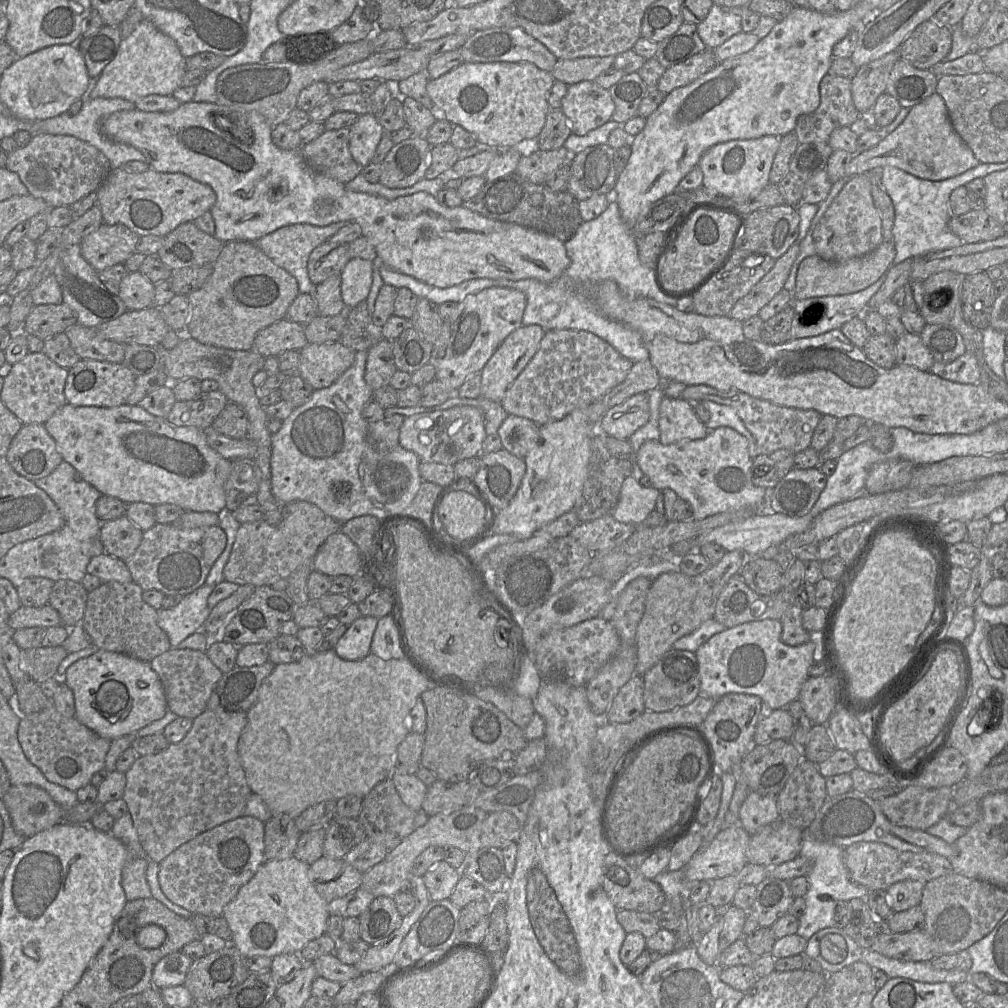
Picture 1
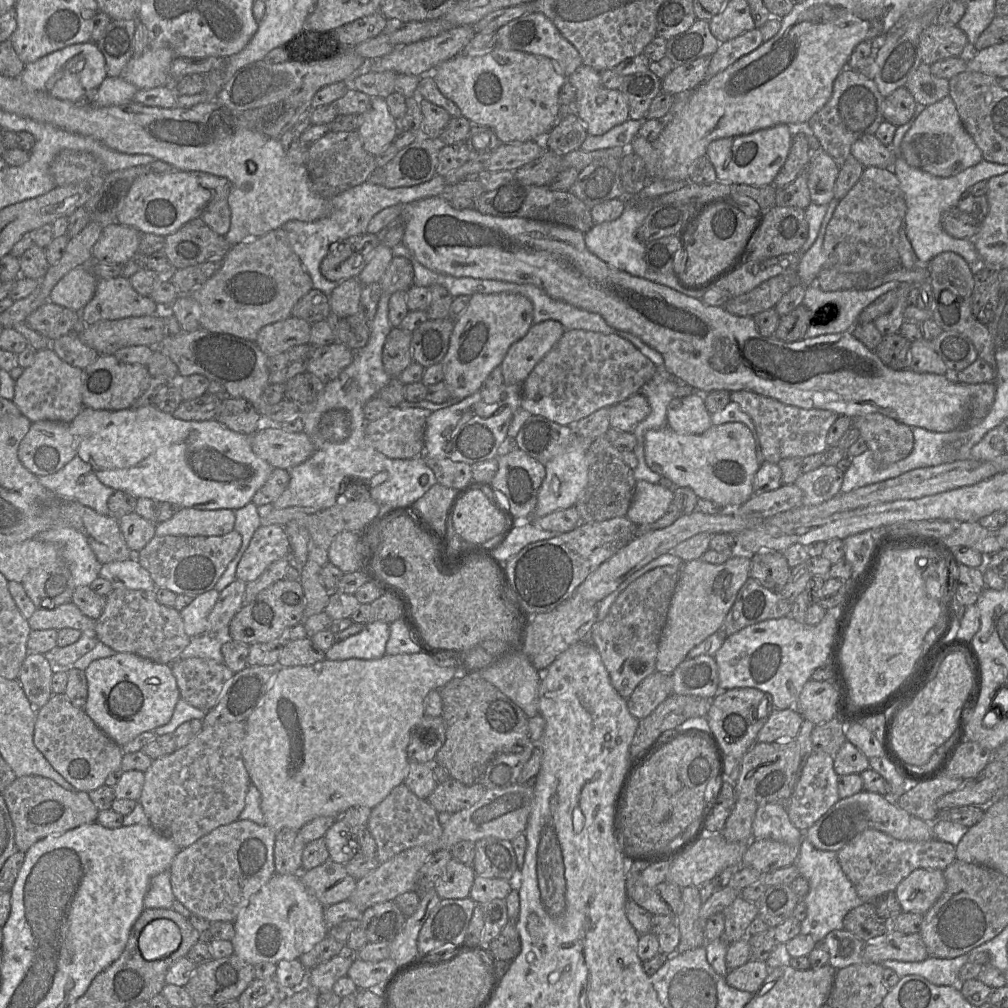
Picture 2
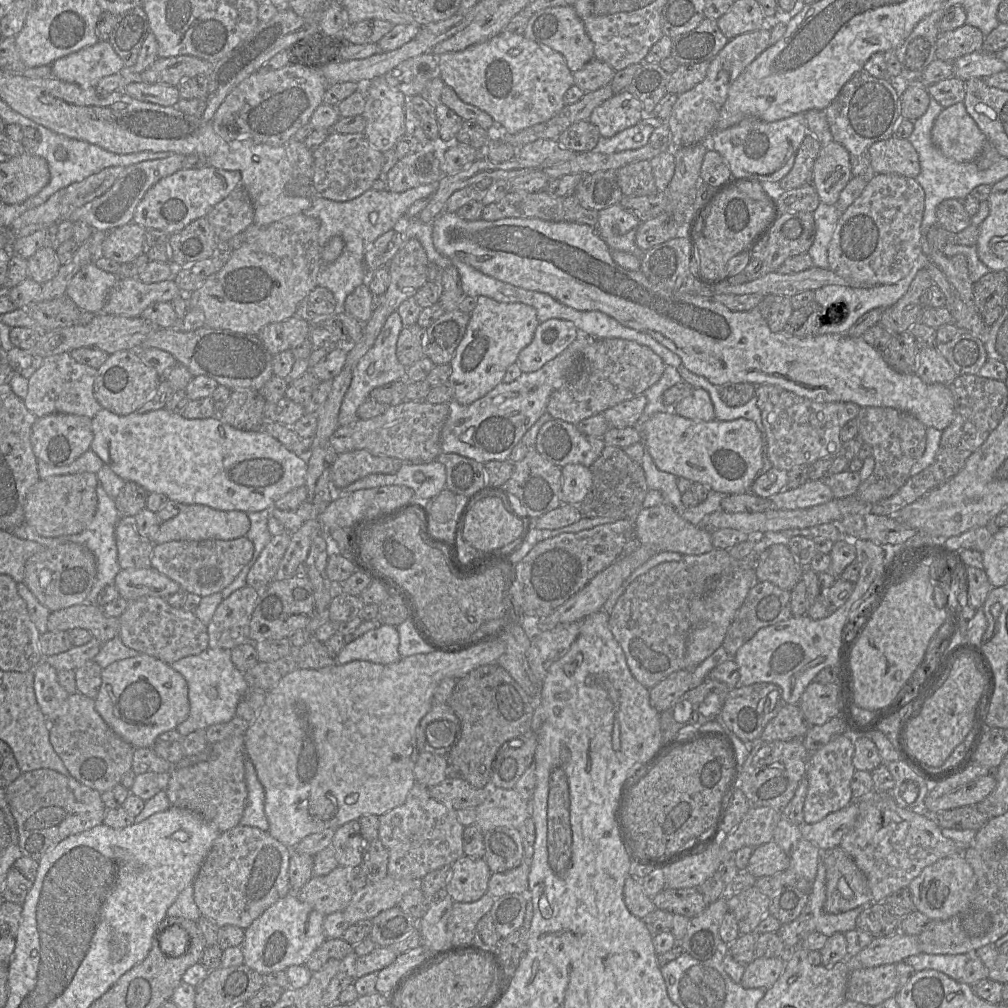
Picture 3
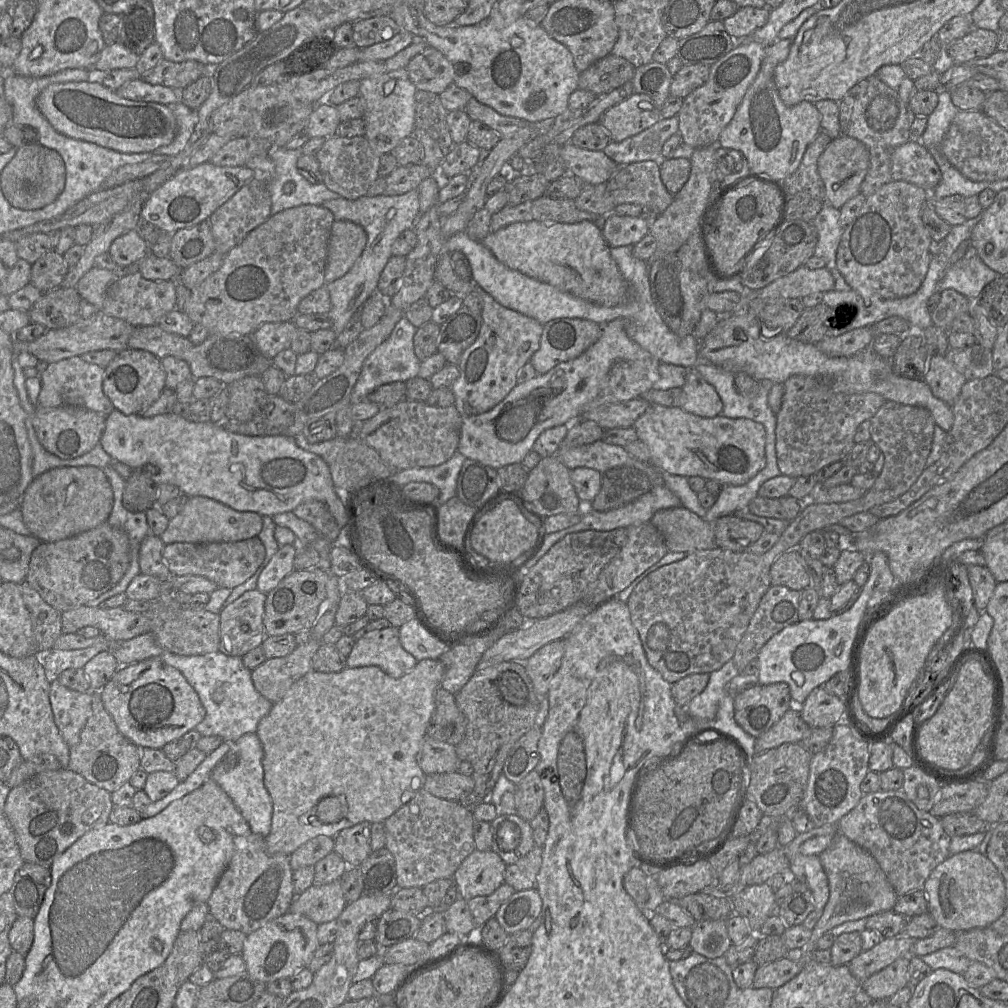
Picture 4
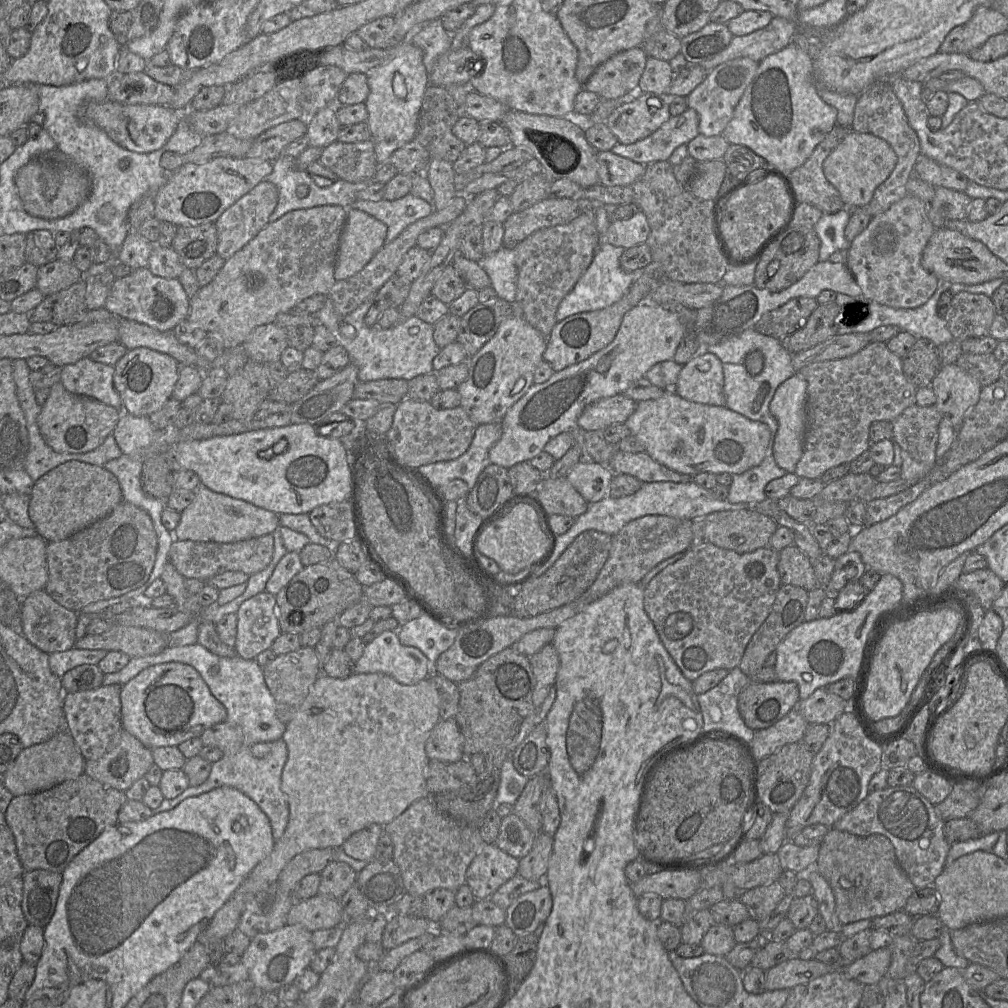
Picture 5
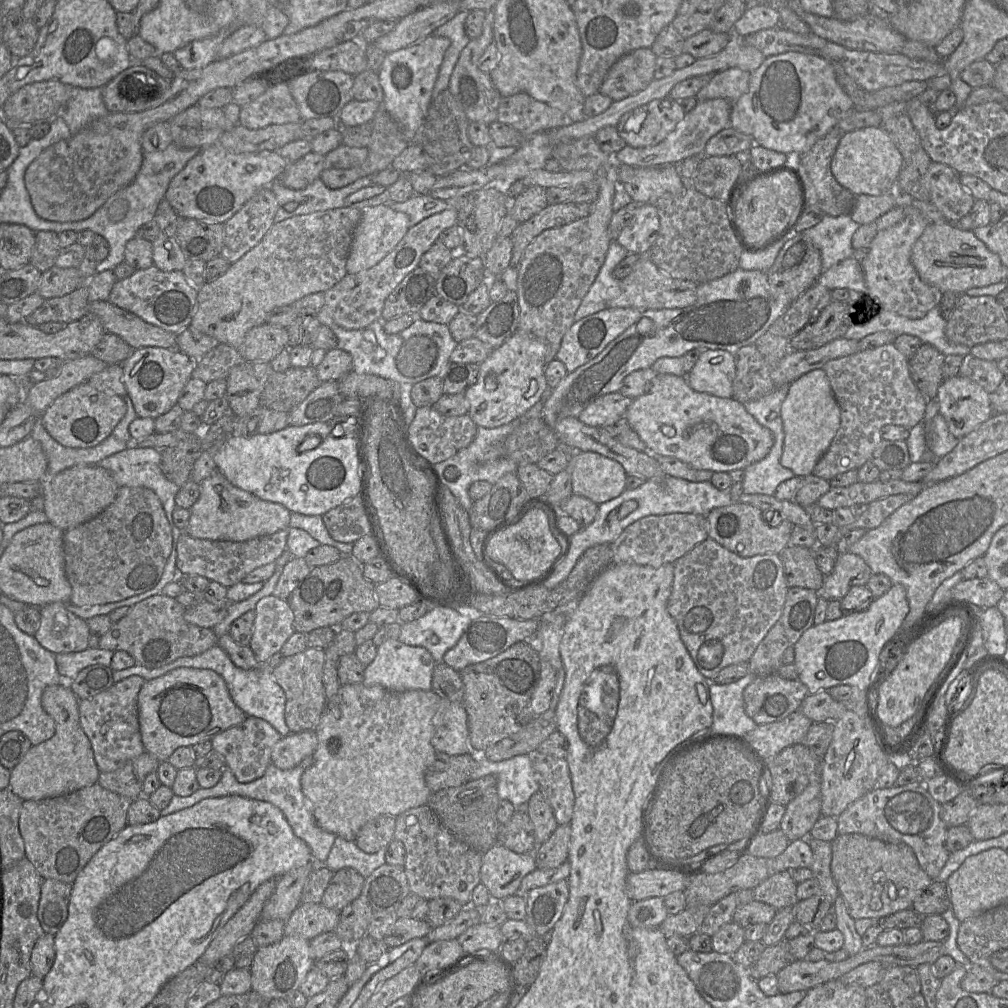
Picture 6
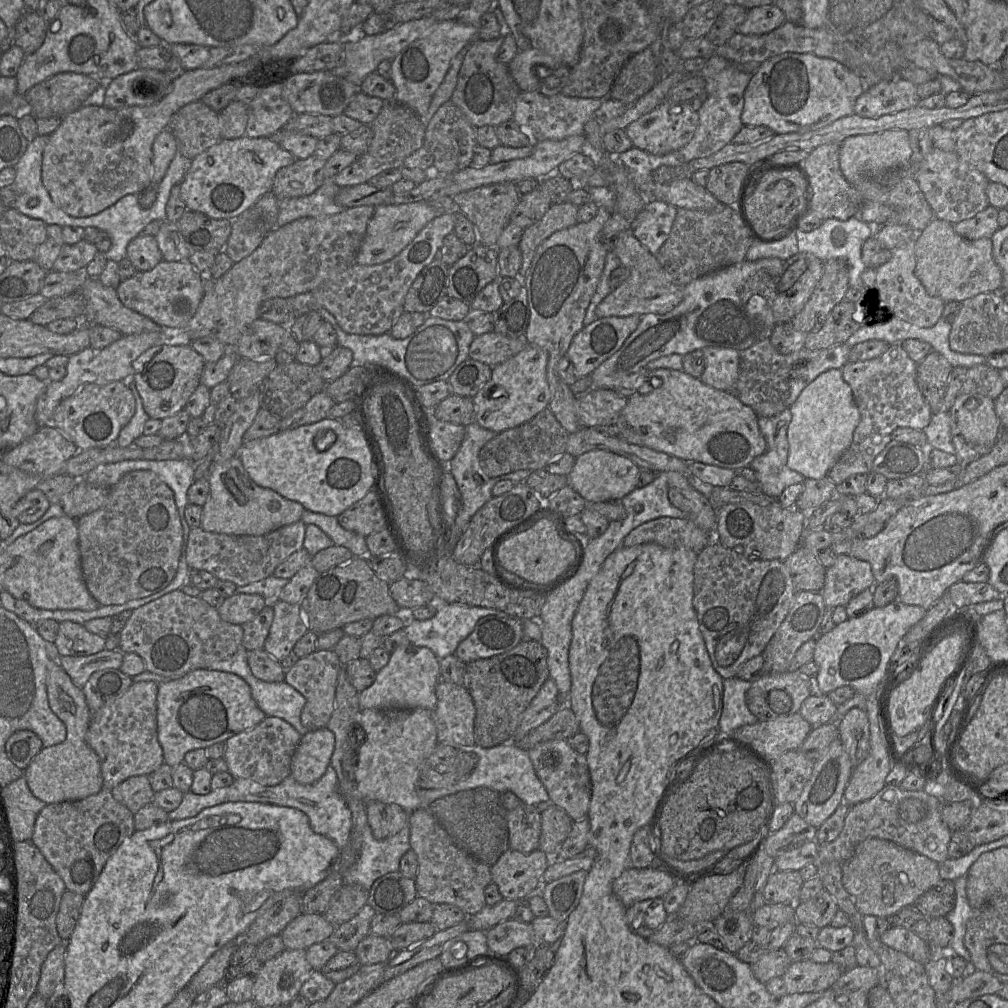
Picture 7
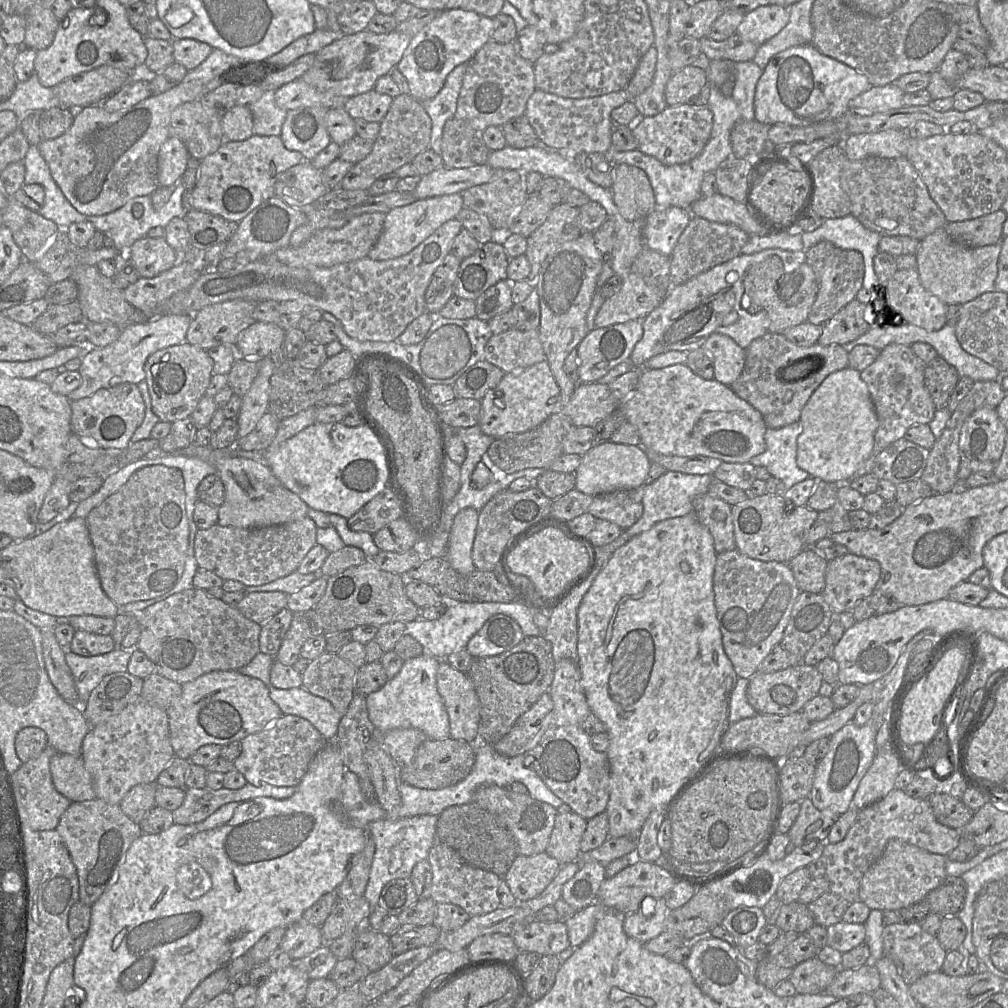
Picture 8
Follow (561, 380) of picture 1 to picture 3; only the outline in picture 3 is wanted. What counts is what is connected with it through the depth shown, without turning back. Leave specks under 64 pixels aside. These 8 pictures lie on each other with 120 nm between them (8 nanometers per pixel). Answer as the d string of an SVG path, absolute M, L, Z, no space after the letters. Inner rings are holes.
M591 339L582 351L576 370L568 381L555 390L546 413L576 425L624 402L642 395L654 385L665 370L665 363L650 348L624 339Z

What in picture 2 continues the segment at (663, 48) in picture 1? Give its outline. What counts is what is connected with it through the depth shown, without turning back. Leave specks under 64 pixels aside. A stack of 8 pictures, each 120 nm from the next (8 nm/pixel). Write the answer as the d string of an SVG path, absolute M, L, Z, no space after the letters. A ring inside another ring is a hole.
M696 19L688 30L667 40L665 57L679 66L703 56L712 56L719 45L710 31L709 21Z

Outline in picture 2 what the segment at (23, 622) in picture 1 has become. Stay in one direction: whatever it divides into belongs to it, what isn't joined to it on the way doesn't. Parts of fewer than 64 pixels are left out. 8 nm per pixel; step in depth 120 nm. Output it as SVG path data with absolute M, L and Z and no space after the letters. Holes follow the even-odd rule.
M71 602L54 609L37 609L27 621L32 630L71 628L95 636L96 620L84 615Z

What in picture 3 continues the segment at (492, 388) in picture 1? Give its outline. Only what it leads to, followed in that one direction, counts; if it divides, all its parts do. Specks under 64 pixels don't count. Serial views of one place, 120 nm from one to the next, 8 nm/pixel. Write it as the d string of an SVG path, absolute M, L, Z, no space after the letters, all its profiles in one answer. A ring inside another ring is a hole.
M549 319L540 323L531 343L519 353L516 364L522 373L535 372L560 355L580 335L576 326L567 320Z

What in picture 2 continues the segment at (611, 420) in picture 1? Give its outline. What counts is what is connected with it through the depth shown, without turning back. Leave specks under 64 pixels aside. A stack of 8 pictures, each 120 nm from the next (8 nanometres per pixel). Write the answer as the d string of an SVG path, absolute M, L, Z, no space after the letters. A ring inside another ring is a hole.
M637 393L611 407L611 428L624 432L633 432L636 425L651 412L647 398Z

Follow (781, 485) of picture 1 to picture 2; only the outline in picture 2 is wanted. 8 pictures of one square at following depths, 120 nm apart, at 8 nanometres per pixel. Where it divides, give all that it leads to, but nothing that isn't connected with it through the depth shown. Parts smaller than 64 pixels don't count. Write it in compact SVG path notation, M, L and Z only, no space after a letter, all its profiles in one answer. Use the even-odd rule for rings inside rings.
M820 466L807 473L802 473L795 485L803 492L803 505L813 506L832 499L841 492L844 472L836 466Z

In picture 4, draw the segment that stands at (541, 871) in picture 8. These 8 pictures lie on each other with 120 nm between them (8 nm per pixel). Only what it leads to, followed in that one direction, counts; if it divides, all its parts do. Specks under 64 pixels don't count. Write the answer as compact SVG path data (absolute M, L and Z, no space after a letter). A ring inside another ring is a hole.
M491 849L475 850L455 871L453 884L465 901L488 896L504 883L506 868L504 861Z

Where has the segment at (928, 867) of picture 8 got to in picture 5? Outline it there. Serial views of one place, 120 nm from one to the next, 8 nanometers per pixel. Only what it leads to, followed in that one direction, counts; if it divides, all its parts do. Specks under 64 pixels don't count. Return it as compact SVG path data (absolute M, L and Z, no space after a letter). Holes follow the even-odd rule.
M829 828L821 840L814 868L831 886L836 903L835 911L843 925L902 911L916 890L899 865L892 843L879 834L860 837Z

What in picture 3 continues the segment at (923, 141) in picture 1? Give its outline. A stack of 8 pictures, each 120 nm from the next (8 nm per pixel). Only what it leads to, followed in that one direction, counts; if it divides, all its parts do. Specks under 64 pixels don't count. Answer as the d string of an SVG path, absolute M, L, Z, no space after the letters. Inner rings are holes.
M962 102L943 108L932 127L931 138L944 156L957 162L974 161L987 141Z

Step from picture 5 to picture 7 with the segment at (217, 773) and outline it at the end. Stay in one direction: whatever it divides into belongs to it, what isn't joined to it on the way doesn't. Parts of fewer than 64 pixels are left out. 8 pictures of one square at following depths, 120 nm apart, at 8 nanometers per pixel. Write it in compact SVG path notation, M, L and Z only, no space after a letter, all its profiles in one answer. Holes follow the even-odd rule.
M330 765L325 774L312 784L299 783L291 776L288 776L274 786L264 786L252 780L235 778L231 785L212 790L208 794L195 794L188 791L184 793L182 802L178 808L168 812L168 818L170 821L191 818L208 807L236 801L260 802L296 808L308 816L310 826L314 832L331 839L340 851L344 849L349 842L352 829L352 814L339 792L337 774Z

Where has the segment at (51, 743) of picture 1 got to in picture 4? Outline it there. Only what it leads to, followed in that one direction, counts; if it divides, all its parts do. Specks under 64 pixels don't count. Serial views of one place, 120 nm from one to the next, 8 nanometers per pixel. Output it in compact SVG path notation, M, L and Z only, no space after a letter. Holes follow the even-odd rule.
M93 691L92 714L80 734L79 742L70 747L68 768L90 783L114 792L140 769L141 749L125 738L104 708L99 692Z

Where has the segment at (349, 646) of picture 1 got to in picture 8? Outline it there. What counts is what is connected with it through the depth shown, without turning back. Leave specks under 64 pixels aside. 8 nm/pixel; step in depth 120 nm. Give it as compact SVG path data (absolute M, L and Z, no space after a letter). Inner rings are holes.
M425 653L419 657L404 661L401 670L388 679L379 690L366 696L366 706L371 722L380 733L396 728L417 728L422 730L428 739L448 738L450 734L449 716L443 699L437 689L437 670L440 659Z

